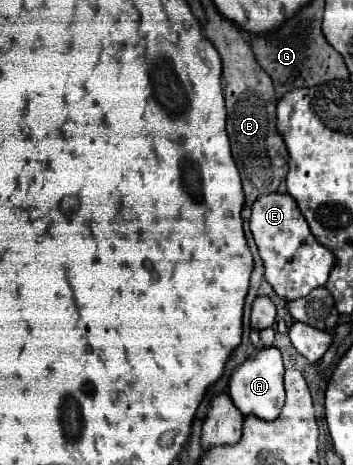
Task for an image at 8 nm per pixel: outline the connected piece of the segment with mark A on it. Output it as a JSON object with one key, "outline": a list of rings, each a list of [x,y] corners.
{"outline":[[[263,347],[255,353],[249,361],[243,361],[237,365],[229,379],[229,395],[235,403],[235,407],[243,415],[257,415],[265,421],[277,419],[281,413],[283,401],[285,401],[285,389],[283,389],[283,359],[277,347]]]}

